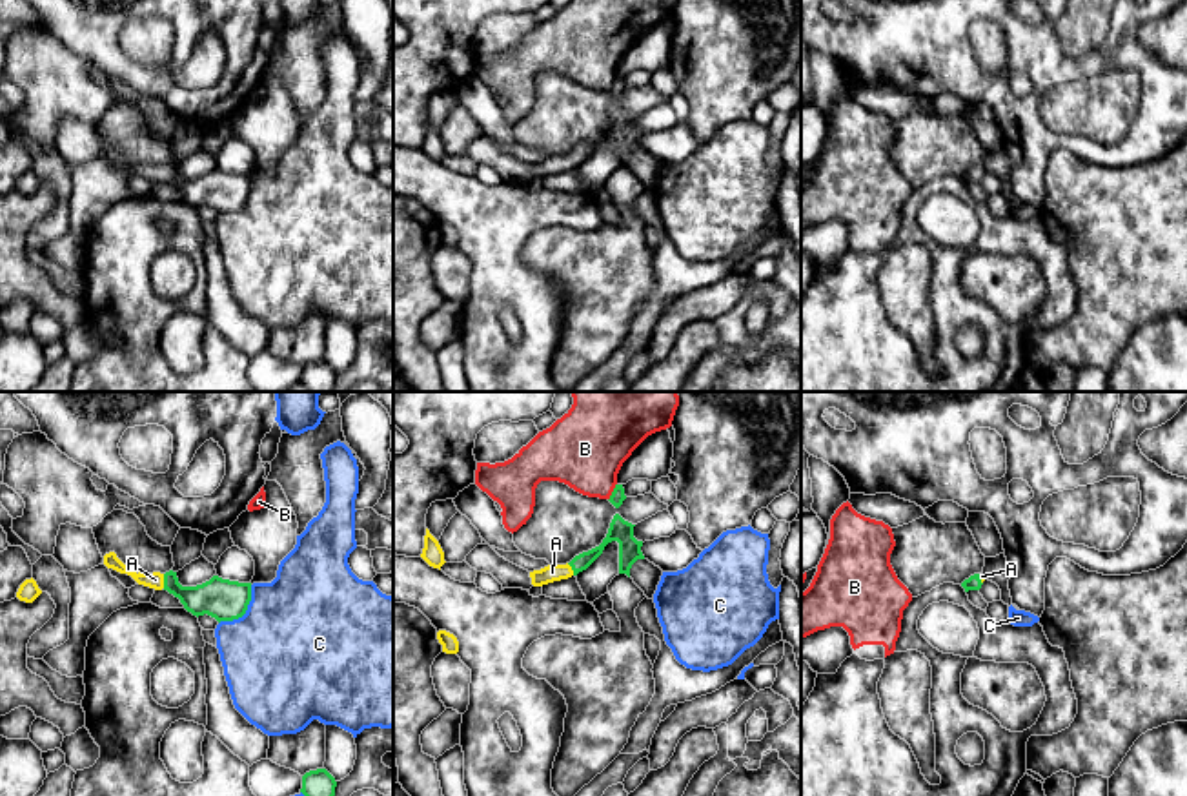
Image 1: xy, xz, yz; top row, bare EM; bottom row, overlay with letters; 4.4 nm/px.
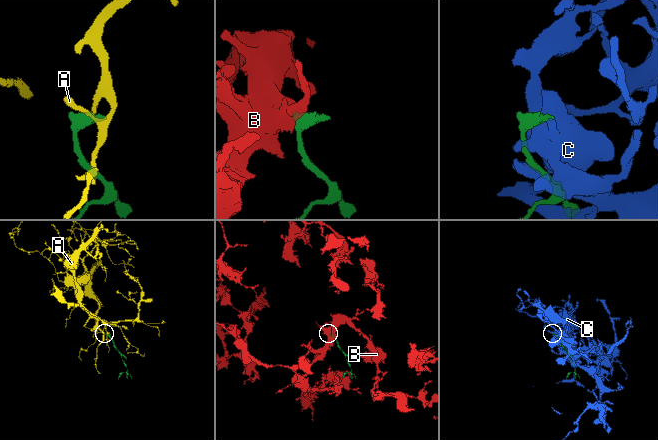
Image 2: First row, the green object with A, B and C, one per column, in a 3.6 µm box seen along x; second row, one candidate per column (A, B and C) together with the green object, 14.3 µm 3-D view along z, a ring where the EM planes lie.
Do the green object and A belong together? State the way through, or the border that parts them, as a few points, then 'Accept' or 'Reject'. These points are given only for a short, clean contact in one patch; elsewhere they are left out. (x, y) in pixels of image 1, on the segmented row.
Path across: xy (217, 598), (192, 598), (164, 581), (155, 580). Accept

